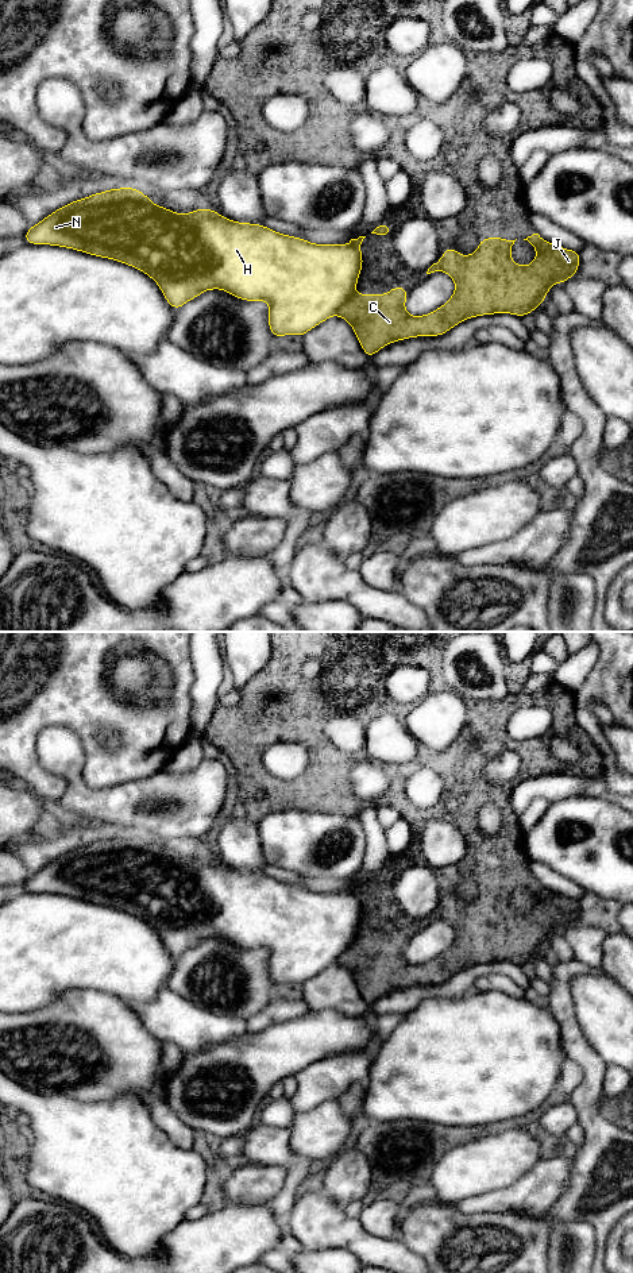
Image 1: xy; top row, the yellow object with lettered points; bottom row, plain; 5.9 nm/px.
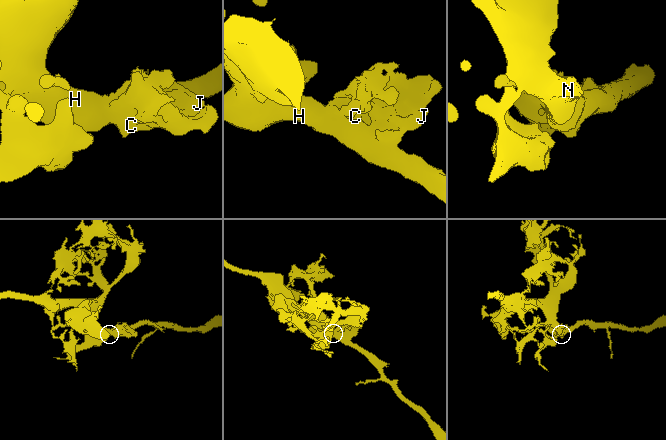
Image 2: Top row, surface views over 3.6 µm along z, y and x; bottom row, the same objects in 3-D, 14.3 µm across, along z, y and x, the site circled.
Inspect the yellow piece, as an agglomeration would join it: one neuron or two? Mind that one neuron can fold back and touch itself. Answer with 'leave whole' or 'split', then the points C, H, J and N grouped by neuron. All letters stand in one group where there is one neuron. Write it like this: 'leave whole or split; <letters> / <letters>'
split; C J / H N

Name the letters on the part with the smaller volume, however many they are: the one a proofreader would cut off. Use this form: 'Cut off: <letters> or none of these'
Cut off: C, J

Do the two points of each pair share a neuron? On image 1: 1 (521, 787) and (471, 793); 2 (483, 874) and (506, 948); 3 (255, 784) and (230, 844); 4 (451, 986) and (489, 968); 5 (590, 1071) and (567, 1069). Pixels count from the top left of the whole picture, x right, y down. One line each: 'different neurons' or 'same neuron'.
1: different neurons
2: same neuron
3: different neurons
4: same neuron
5: different neurons

